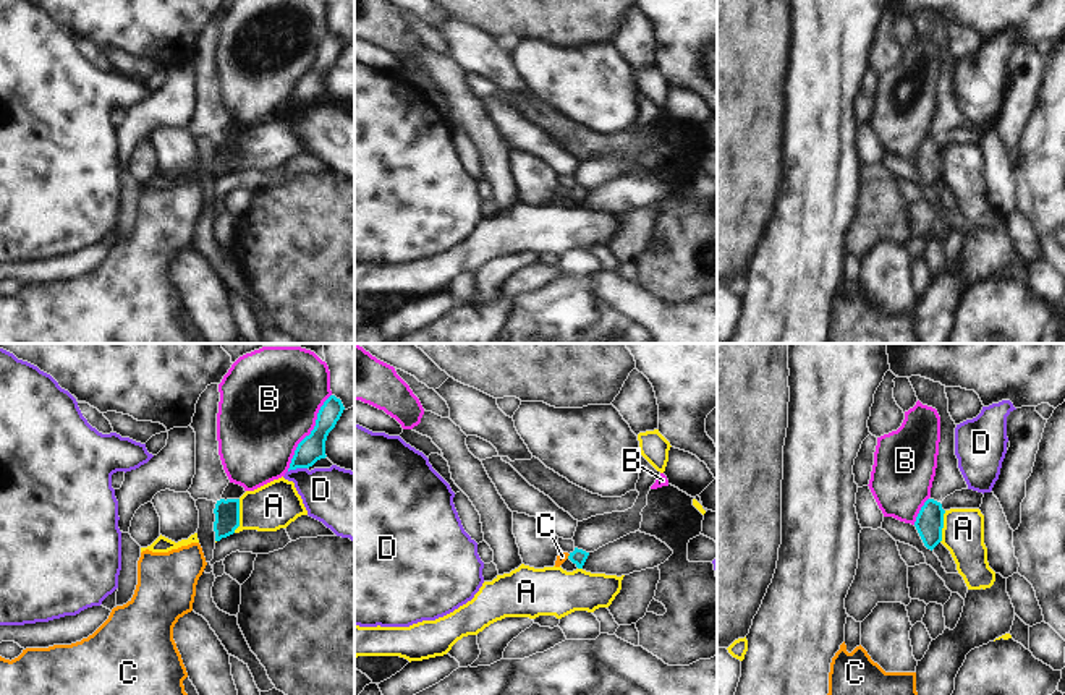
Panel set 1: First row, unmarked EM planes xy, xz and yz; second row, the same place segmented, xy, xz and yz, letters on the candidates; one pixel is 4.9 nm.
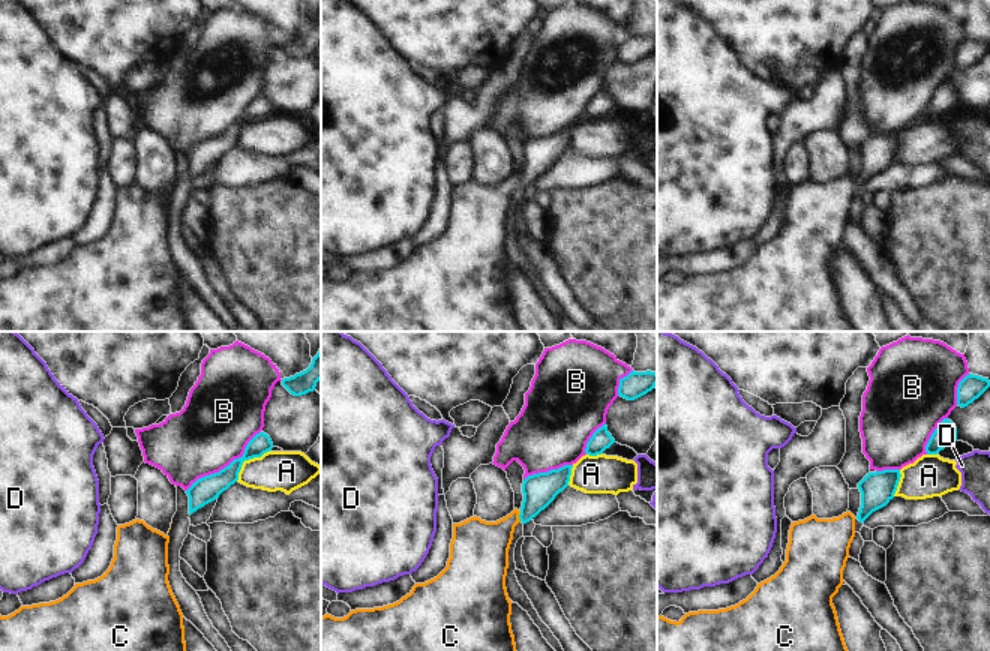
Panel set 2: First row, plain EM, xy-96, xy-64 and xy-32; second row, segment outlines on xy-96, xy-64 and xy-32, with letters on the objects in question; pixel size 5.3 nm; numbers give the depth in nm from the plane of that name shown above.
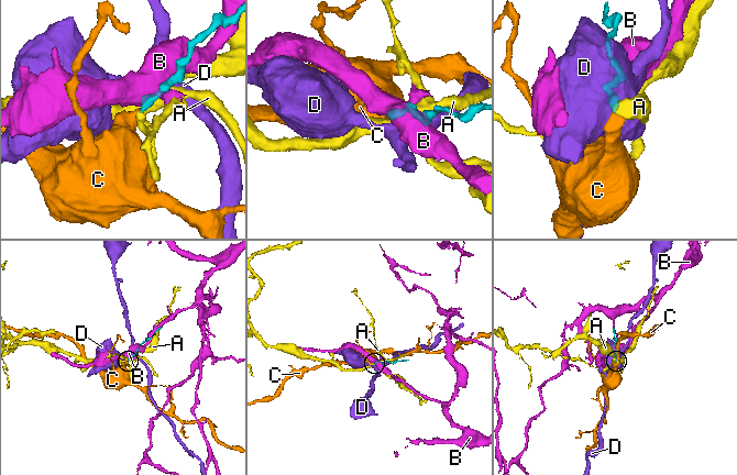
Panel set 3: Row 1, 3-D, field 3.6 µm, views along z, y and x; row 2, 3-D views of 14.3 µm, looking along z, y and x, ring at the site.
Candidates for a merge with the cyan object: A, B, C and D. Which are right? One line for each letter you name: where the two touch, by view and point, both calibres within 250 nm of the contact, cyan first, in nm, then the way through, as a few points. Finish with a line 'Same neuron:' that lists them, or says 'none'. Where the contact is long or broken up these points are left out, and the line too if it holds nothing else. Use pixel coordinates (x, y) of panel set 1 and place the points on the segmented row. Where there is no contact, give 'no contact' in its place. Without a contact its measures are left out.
C: contact xz (568, 556); calibres 80 and 50 nm; way xz (578, 556), (568, 556), (562, 556)
Same neuron: C

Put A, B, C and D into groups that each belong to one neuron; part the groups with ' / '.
A / B / C / D

